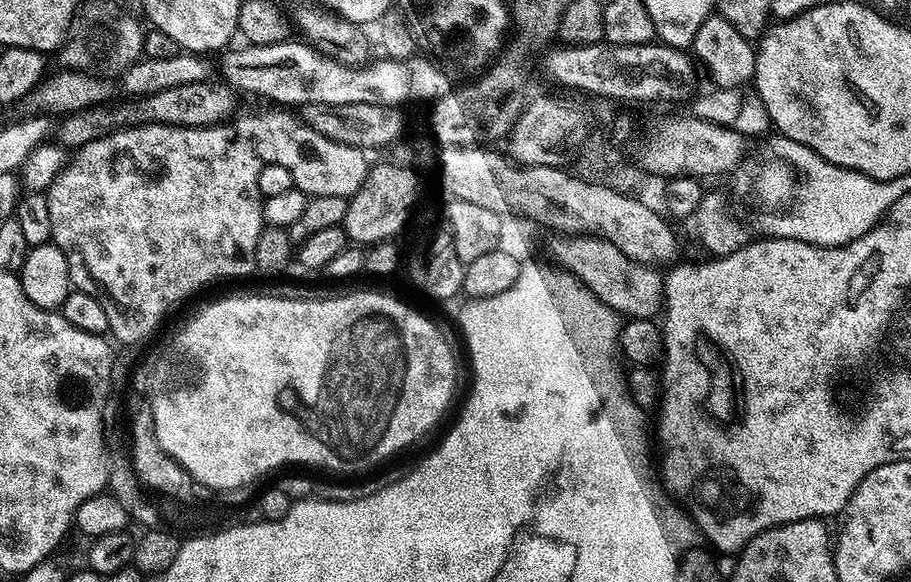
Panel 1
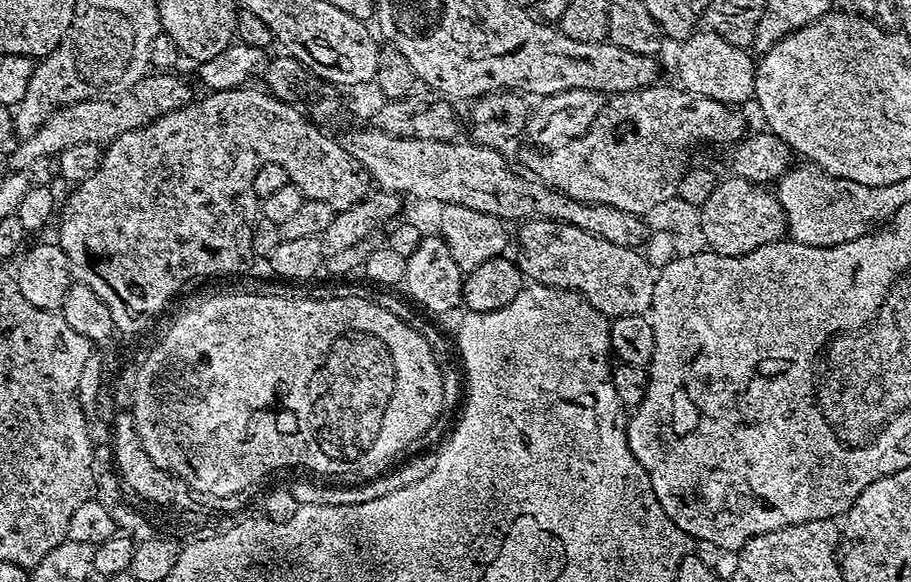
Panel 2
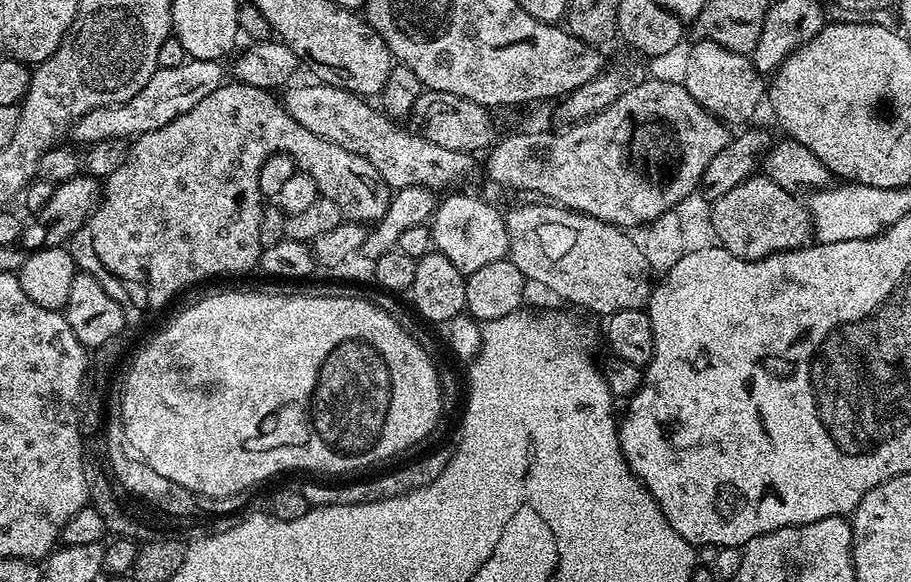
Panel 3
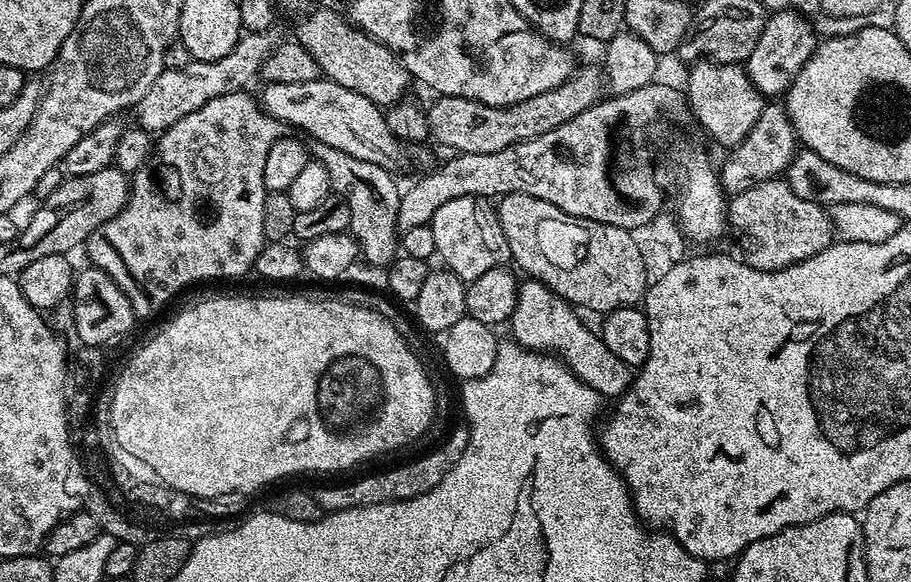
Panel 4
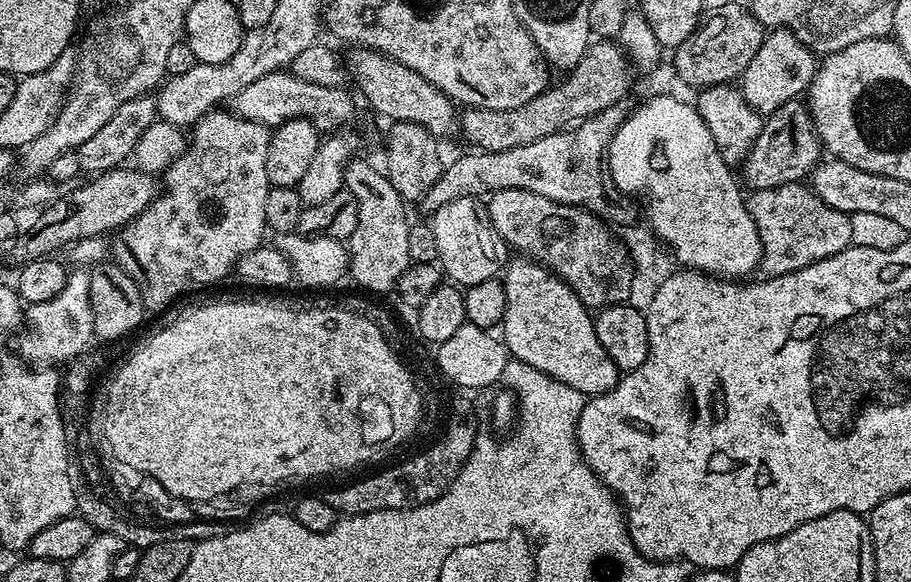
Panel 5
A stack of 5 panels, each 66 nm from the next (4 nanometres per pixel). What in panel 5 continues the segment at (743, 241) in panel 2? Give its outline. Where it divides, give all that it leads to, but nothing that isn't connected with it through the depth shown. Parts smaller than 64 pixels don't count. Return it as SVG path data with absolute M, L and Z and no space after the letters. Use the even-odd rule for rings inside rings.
M803 183L787 184L770 190L755 190L751 195L746 203L762 242L760 268L765 277L782 276L814 266L816 262L853 247L850 217L826 206L811 187Z

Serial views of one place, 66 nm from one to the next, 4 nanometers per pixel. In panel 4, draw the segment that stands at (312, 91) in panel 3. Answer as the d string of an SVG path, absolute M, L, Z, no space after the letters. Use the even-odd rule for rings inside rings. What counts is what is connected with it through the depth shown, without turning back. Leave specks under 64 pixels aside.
M327 78L310 82L265 83L263 87L264 93L259 93L258 99L264 112L289 129L301 128L305 132L303 135L313 136L316 144L325 144L334 150L342 150L354 158L362 158L362 162L374 162L374 166L382 166L389 170L397 170L396 168L407 162L409 149L404 141L390 134L390 126L386 126L384 112L380 105L370 102L370 98L362 98L362 94L354 94L354 90L346 90L346 86L338 86L338 82Z

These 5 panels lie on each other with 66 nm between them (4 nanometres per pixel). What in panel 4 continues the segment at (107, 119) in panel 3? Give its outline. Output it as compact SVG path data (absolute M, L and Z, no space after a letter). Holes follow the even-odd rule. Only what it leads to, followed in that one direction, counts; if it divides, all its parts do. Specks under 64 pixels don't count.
M249 32L241 35L240 41L226 54L226 58L217 60L193 60L191 64L182 66L182 70L170 70L165 68L158 78L154 78L154 86L146 90L146 94L140 99L134 109L135 123L141 128L153 134L165 132L178 118L186 118L186 114L194 114L198 106L206 106L210 98L218 98L222 94L230 94L247 89L248 83L254 81L260 75L260 68L266 62L266 58L272 55L272 50L278 44L277 33Z

